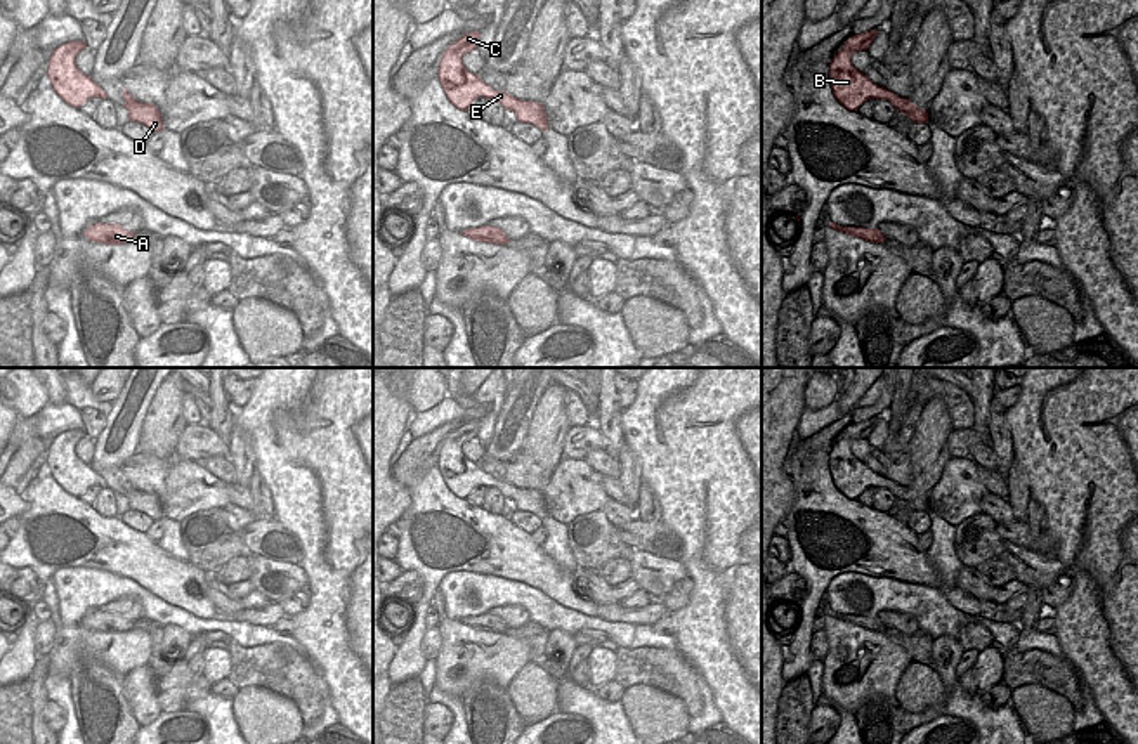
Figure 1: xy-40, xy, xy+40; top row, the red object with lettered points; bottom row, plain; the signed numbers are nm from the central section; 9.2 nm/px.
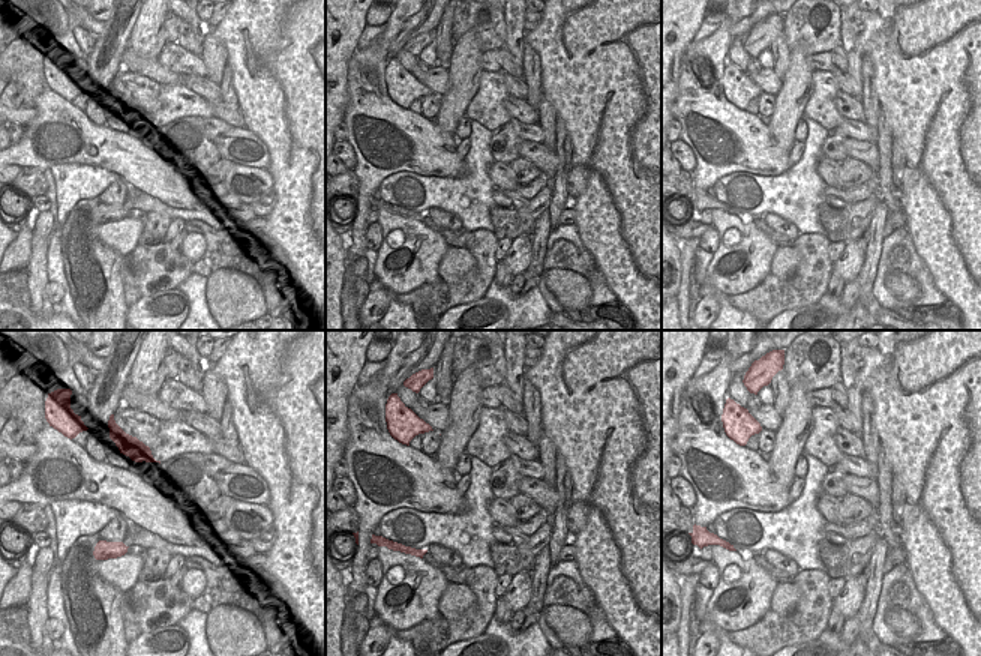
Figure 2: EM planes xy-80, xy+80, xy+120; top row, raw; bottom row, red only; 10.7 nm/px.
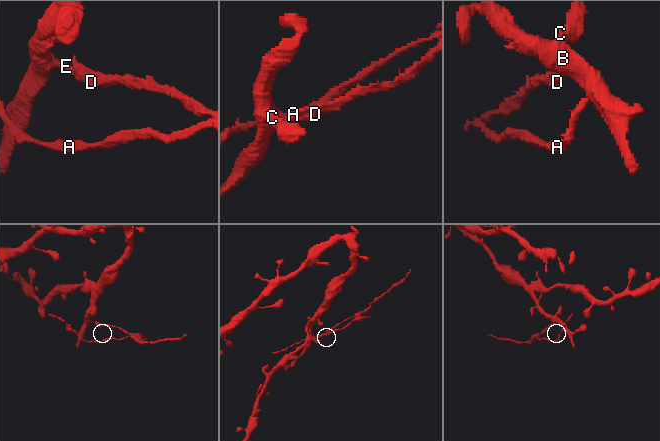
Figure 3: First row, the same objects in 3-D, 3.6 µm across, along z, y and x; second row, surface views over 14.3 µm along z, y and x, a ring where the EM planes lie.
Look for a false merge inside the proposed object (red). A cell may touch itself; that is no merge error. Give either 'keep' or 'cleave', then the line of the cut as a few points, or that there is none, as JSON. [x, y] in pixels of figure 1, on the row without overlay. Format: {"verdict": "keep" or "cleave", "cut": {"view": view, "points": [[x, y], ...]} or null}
{"verdict": "cleave", "cut": {"view": "xy", "points": [[510, 486], [512, 498]]}}

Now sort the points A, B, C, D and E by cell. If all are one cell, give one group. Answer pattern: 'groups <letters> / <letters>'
groups A D / B C E

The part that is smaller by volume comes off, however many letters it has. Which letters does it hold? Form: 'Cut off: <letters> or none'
Cut off: A, D.

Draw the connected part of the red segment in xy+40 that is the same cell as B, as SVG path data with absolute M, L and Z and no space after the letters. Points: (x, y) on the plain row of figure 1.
M869 418L850 425L843 437L829 451L829 472L834 487L848 499L857 499L867 487L888 489L897 499L902 498L900 486L893 480L874 473L864 461L857 460L850 444L857 439L867 439L878 418Z

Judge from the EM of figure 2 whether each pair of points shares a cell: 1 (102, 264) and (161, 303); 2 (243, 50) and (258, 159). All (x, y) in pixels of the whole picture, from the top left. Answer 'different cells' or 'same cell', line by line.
1: different cells
2: different cells

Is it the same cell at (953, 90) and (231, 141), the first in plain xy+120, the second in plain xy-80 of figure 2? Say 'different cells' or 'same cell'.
different cells

